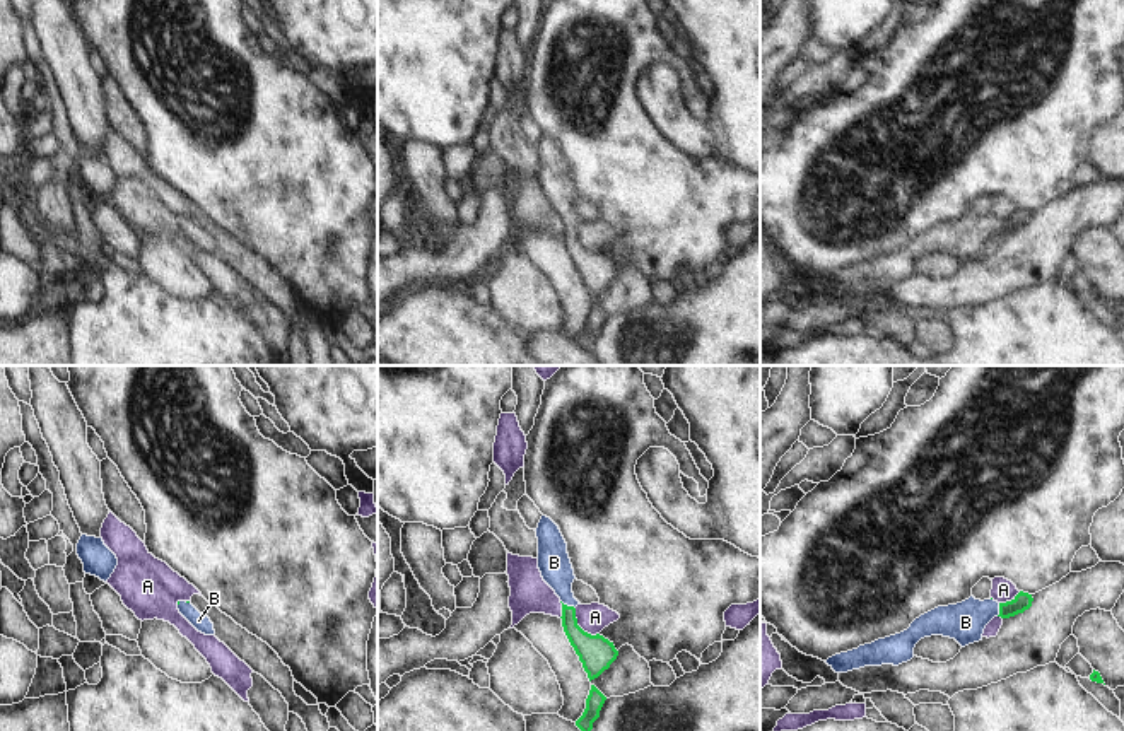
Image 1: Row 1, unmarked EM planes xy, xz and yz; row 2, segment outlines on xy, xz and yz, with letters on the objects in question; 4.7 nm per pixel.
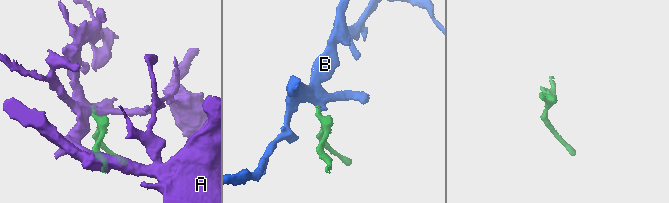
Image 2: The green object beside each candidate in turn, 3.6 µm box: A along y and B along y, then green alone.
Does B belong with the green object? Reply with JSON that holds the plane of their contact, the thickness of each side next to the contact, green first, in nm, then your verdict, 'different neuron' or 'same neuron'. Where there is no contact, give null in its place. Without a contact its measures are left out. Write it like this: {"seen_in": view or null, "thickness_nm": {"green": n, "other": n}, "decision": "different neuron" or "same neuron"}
{"seen_in": "xz", "thickness_nm": {"green": 140, "other": 150}, "decision": "same neuron"}

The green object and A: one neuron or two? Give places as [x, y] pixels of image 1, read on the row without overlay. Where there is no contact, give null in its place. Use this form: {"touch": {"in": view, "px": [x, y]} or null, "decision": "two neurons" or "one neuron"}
{"touch": {"in": "xz", "px": [579, 245]}, "decision": "two neurons"}

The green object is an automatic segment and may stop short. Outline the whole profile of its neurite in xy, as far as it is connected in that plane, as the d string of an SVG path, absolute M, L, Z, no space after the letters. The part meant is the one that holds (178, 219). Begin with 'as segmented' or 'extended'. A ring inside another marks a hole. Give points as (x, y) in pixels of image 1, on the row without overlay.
extended | M178 219L179 231L202 251L214 253L214 241L208 234L200 231L191 220Z

